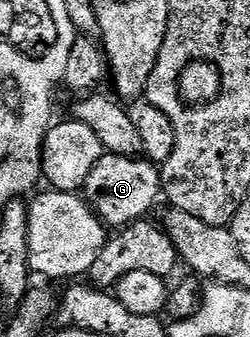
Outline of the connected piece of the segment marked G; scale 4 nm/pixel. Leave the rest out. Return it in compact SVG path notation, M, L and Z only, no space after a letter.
M106 154L96 163L94 170L90 170L82 196L97 220L109 229L119 230L145 219L149 215L147 212L155 206L156 199L161 199L160 168L143 158Z

